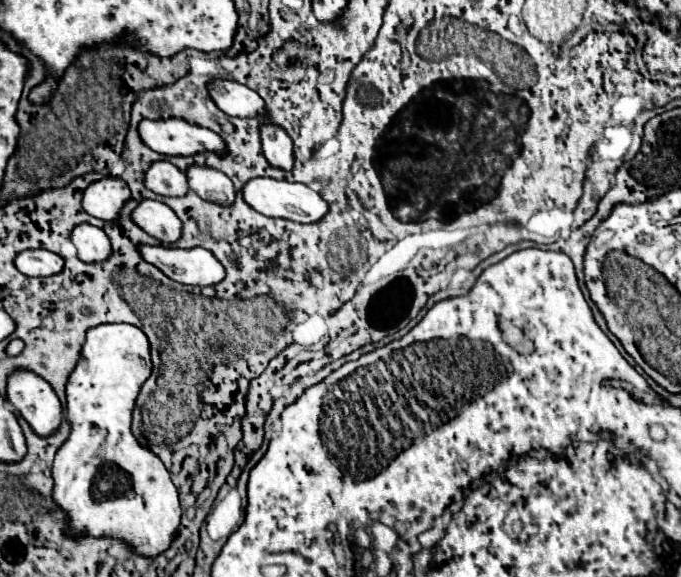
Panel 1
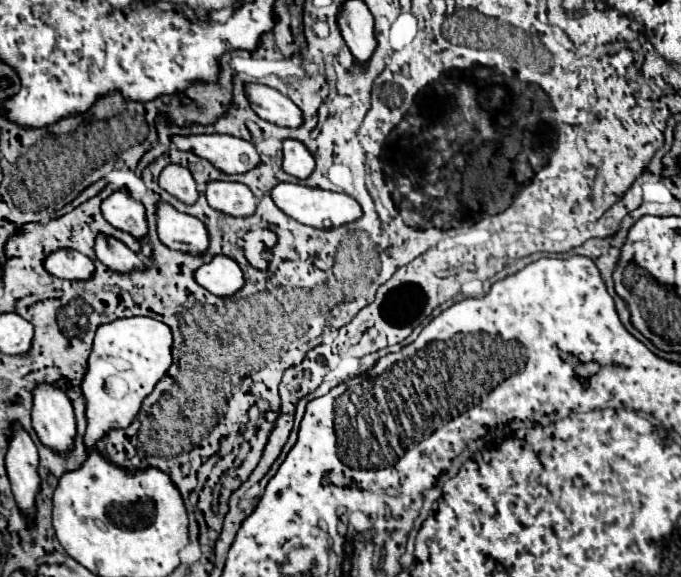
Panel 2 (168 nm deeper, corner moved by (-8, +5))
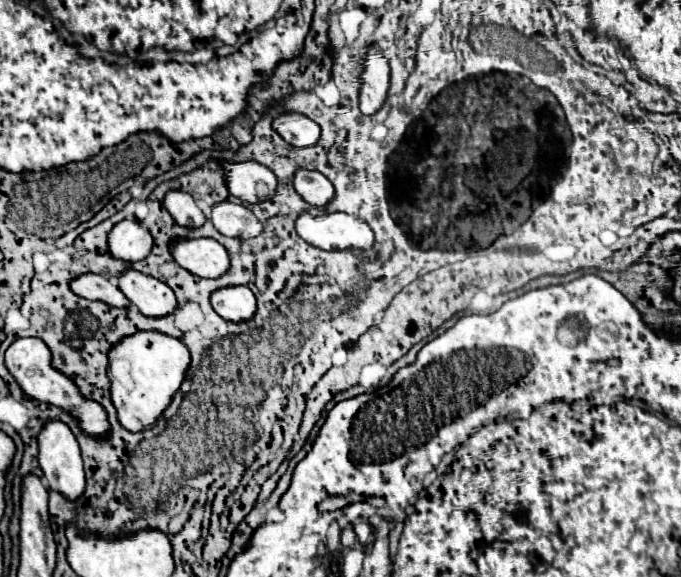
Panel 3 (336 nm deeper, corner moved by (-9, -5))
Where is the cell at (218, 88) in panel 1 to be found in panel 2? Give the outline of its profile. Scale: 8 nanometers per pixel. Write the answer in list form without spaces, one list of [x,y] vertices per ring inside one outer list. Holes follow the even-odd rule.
[[[245,84],[247,100],[257,116],[277,126],[297,128],[303,124],[301,110],[281,92],[263,84]]]

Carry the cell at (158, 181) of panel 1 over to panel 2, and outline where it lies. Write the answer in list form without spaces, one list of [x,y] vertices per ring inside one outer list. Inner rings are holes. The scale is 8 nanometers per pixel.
[[[169,164],[163,168],[163,172],[159,176],[159,186],[185,204],[193,204],[199,196],[195,178],[191,176],[191,172],[187,168],[183,168],[179,164]]]

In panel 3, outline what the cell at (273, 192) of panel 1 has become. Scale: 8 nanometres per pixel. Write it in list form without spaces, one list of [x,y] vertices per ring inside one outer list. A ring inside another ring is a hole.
[[[344,212],[324,216],[300,214],[296,232],[302,240],[320,250],[368,250],[374,244],[372,228],[364,220]]]

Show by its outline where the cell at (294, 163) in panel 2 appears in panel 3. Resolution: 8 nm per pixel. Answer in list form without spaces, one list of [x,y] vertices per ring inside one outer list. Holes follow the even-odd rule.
[[[310,170],[298,172],[298,176],[294,178],[294,188],[302,196],[304,202],[308,202],[310,206],[322,208],[322,210],[334,198],[332,182],[320,172],[310,172]]]

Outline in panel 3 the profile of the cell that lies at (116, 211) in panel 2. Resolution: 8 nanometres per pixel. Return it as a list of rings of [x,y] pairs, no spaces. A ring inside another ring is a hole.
[[[122,220],[108,236],[110,256],[124,262],[144,260],[152,250],[152,236],[136,220]]]

